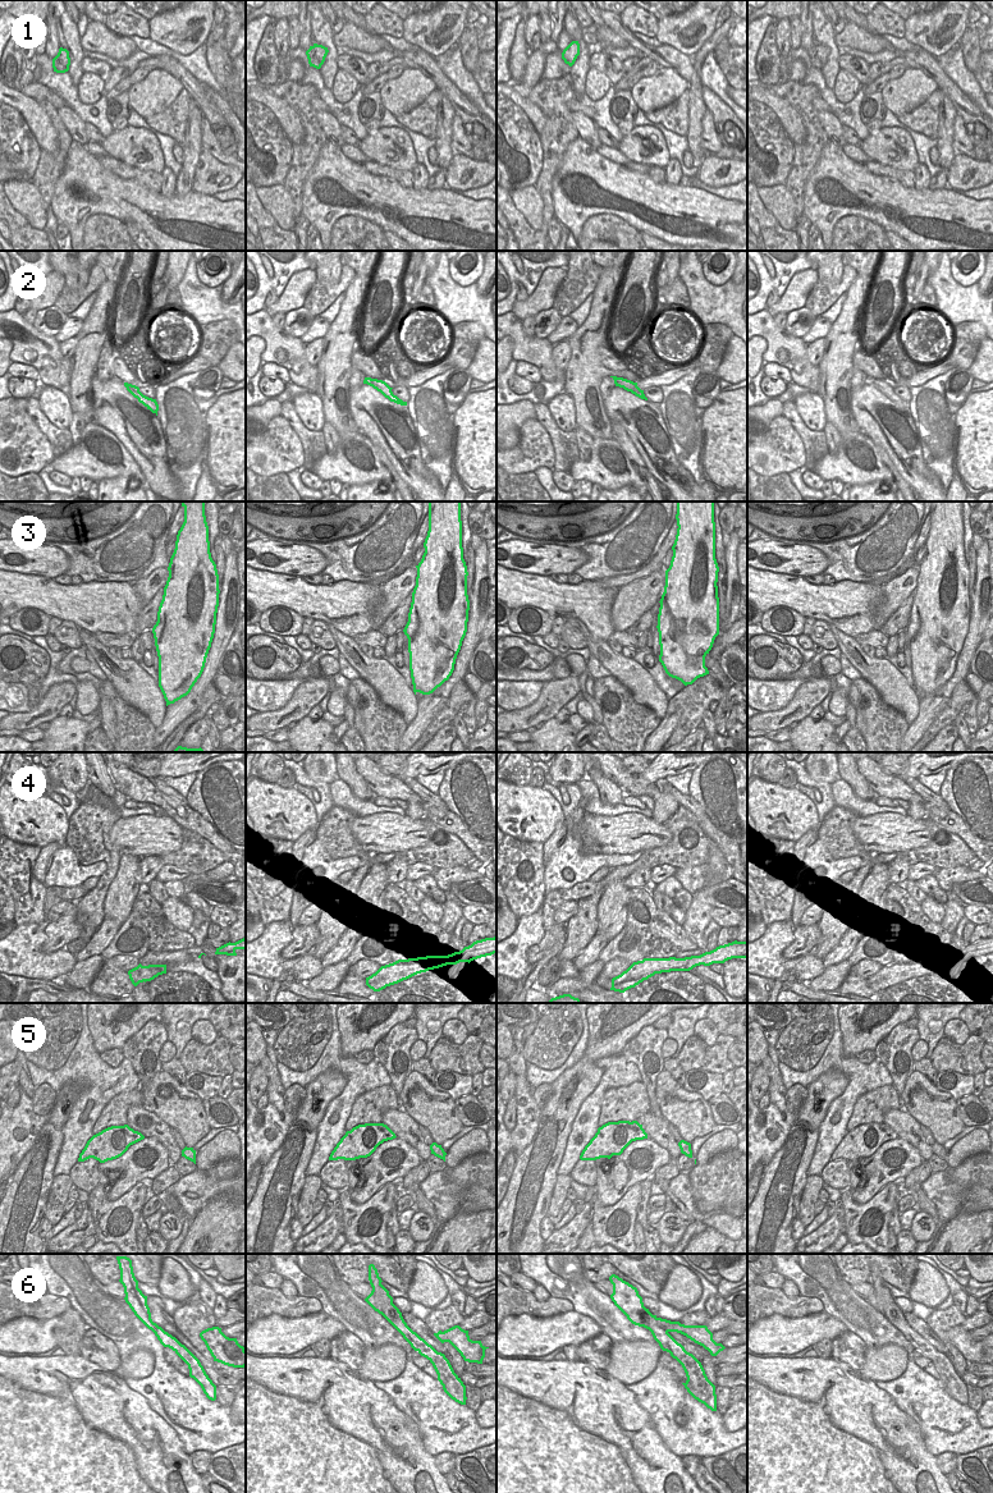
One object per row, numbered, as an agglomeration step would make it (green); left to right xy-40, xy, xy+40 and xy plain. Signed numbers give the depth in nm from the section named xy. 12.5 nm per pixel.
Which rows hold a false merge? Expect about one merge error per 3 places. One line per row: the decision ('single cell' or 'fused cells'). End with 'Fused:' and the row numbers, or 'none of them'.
1: single cell
2: single cell
3: single cell
4: single cell
5: single cell
6: fused cells
Fused: 6

